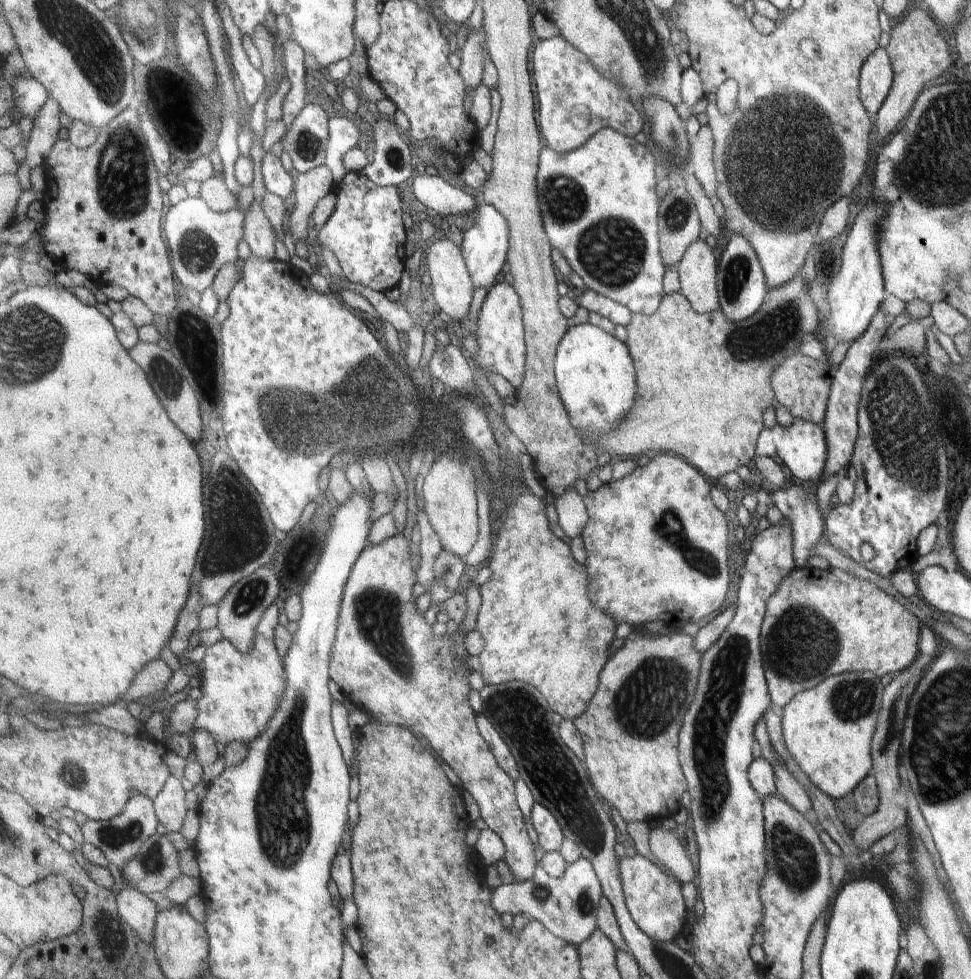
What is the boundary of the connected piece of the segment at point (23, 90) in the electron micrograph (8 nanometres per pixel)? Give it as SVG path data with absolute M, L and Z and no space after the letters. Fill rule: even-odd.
M22 73L10 84L12 84L16 106L22 118L28 116L35 122L51 98L48 89L34 75L28 73Z

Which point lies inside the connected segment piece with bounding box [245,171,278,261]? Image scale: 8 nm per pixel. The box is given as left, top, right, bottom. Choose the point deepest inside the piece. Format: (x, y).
(260, 235)

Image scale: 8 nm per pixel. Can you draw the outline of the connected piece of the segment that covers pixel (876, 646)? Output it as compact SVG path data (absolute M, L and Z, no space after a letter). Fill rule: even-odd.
M794 569L768 599L761 626L761 655L771 702L784 708L800 691L844 672L870 671L878 678L908 668L918 654L919 618L881 588L840 569Z

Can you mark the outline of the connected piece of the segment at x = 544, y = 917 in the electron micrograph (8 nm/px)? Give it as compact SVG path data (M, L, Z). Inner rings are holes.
M541 855L534 878L498 887L493 903L501 913L512 912L514 916L529 913L533 920L543 922L559 937L580 946L599 929L601 898L604 895L603 882L588 858L583 856L578 862L569 864L566 874L557 879L542 865Z

